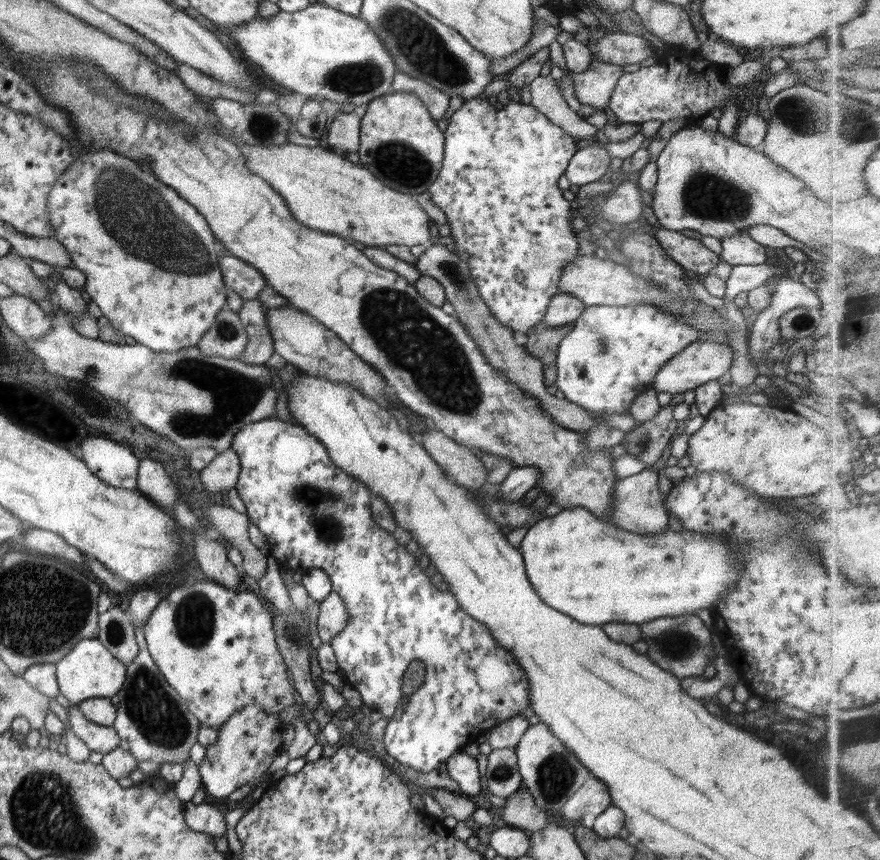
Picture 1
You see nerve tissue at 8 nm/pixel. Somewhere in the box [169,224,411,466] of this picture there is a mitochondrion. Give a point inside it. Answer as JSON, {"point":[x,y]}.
{"point":[226,330]}

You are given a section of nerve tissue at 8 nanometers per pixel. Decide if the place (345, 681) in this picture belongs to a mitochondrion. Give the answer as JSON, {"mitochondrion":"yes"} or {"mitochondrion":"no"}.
{"mitochondrion":"no"}

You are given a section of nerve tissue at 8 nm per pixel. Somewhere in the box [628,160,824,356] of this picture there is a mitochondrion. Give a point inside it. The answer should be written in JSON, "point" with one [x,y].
{"point":[705,196]}

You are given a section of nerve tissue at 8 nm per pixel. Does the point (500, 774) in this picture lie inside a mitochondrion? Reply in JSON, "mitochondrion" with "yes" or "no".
{"mitochondrion":"yes"}

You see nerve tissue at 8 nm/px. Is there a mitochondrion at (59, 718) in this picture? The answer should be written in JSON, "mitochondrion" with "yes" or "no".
{"mitochondrion":"no"}

